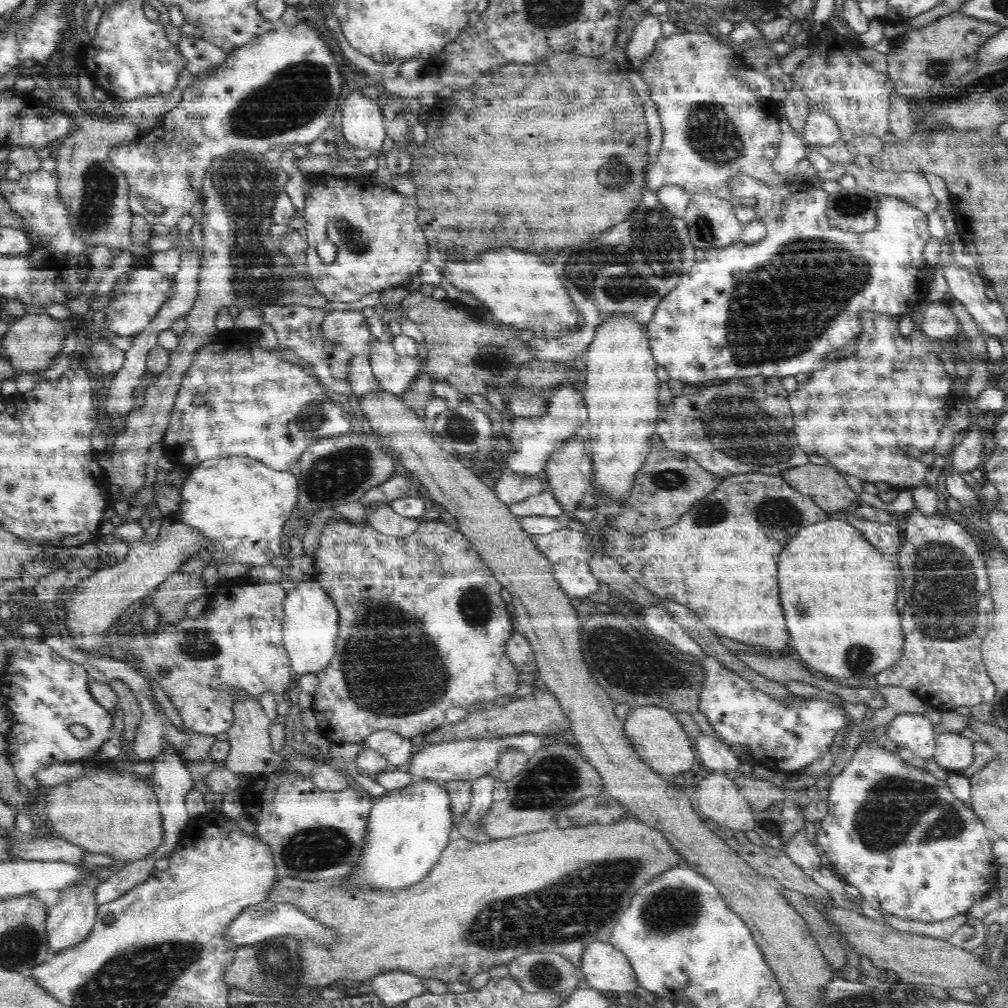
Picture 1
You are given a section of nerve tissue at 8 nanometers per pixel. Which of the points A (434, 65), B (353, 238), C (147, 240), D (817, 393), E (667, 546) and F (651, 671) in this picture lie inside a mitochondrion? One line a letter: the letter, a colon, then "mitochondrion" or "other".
A: other
B: mitochondrion
C: other
D: other
E: other
F: mitochondrion

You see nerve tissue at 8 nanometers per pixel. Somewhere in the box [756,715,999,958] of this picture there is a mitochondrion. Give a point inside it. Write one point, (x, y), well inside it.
(897, 810)

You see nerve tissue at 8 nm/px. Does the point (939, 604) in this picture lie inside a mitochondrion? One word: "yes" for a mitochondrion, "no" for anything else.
yes

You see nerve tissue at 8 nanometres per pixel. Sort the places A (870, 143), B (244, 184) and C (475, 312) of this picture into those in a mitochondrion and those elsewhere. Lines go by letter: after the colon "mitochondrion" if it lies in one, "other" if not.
A: other
B: mitochondrion
C: other

